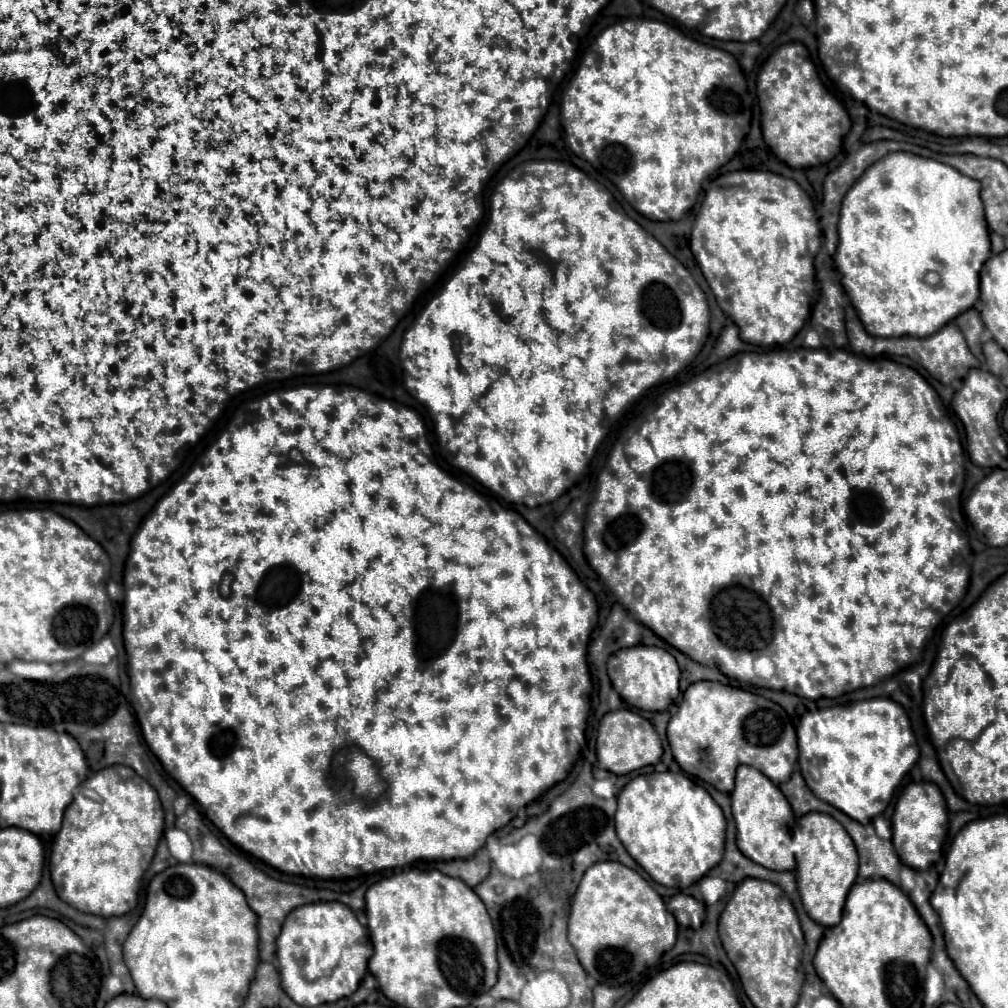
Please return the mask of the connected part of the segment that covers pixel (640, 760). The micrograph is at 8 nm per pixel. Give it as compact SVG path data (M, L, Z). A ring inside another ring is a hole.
M615 710L607 712L597 730L597 758L599 758L599 768L609 770L613 774L629 774L633 770L639 770L649 764L657 764L663 754L661 740L651 726L649 720L643 716L631 712L631 710Z

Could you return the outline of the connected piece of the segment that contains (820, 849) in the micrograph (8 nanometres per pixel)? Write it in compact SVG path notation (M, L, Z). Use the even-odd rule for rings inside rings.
M809 812L801 816L795 824L793 846L797 860L797 888L807 914L821 926L837 926L841 922L847 892L855 884L859 868L859 856L851 836L829 814Z

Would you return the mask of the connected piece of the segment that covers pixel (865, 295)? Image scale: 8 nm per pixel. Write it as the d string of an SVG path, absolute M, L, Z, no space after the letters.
M891 152L871 164L861 178L855 180L855 184L849 188L841 202L839 210L839 224L837 224L839 244L833 254L835 268L841 272L841 286L845 288L847 296L851 298L851 304L855 306L855 312L859 320L863 322L865 330L871 336L881 338L893 338L893 336L915 336L915 338L927 338L941 330L945 324L955 320L959 314L969 310L975 300L979 298L979 270L983 262L991 256L991 240L989 240L989 228L983 214L983 202L979 198L979 182L973 178L967 178L965 174L959 174L953 166L947 166L943 162L937 162L933 158L923 158L911 152Z

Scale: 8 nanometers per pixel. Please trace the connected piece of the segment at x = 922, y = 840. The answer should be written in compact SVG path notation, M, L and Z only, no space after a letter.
M919 782L907 785L897 800L891 818L893 846L901 862L915 870L927 870L941 858L941 844L947 834L947 806L941 790L933 782Z

